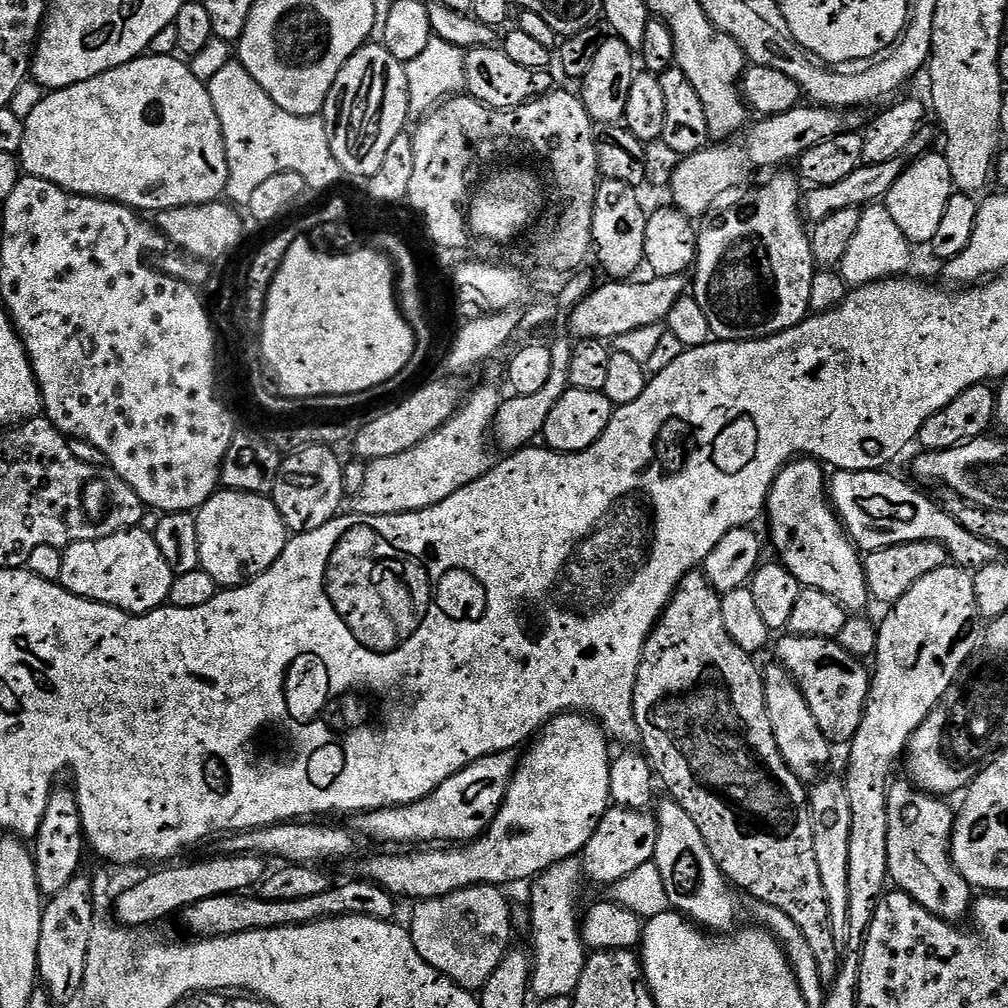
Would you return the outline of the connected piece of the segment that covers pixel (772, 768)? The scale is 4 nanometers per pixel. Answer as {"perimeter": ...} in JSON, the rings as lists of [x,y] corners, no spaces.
{"perimeter":[[[703,571],[688,572],[679,587],[676,588],[676,593],[672,596],[668,607],[665,608],[663,616],[657,620],[656,627],[653,628],[651,635],[644,643],[644,653],[640,659],[640,670],[632,699],[636,721],[640,727],[642,748],[648,759],[652,761],[653,769],[663,791],[665,788],[668,791],[665,793],[675,800],[678,806],[682,806],[682,810],[686,810],[686,814],[690,814],[690,818],[694,818],[694,826],[698,826],[698,830],[702,830],[702,838],[706,838],[706,846],[710,850],[710,854],[714,855],[714,860],[724,876],[739,891],[744,890],[754,897],[757,903],[776,906],[778,910],[785,911],[790,918],[793,918],[805,935],[810,950],[814,953],[821,980],[825,984],[831,984],[836,981],[840,971],[842,952],[834,940],[828,900],[822,884],[816,850],[814,850],[814,826],[808,805],[809,789],[806,787],[805,781],[799,780],[790,770],[790,766],[782,758],[782,750],[778,750],[778,742],[774,738],[774,726],[770,726],[770,714],[766,710],[764,677],[761,669],[759,667],[756,669],[756,664],[752,661],[755,659],[749,653],[743,652],[734,642],[734,638],[730,638],[730,634],[726,630],[726,622],[722,622],[721,599],[721,593],[712,589],[712,584],[704,577]]]}

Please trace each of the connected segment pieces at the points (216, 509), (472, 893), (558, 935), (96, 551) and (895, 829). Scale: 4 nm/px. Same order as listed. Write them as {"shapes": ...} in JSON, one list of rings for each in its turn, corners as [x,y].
{"shapes":[[[[217,490],[195,513],[200,566],[218,586],[239,588],[258,578],[280,557],[290,533],[275,502],[267,495]]],[[[480,884],[477,888],[463,888],[449,896],[439,896],[433,900],[422,900],[415,905],[416,913],[412,916],[410,931],[412,941],[430,966],[438,970],[446,978],[450,978],[458,986],[469,990],[479,990],[496,970],[510,951],[508,943],[512,940],[512,912],[508,909],[508,900],[499,887]]],[[[573,858],[558,862],[547,868],[531,881],[532,887],[532,928],[533,940],[536,942],[534,951],[534,967],[530,992],[537,1001],[553,1000],[554,998],[573,997],[576,988],[582,982],[586,945],[582,939],[582,924],[576,920],[576,903],[580,896],[580,878],[582,880],[582,864]]],[[[143,527],[131,528],[125,532],[114,534],[110,538],[98,538],[90,542],[74,542],[63,549],[62,574],[58,583],[67,592],[81,596],[87,600],[97,600],[99,604],[108,604],[112,608],[120,608],[124,612],[143,614],[162,608],[168,604],[168,595],[172,589],[174,573],[166,566],[166,558],[162,558],[162,550],[158,550],[158,542],[151,531],[144,532]]],[[[893,779],[888,785],[888,875],[891,883],[938,918],[949,922],[967,921],[974,908],[974,889],[952,861],[954,808],[948,805],[951,803],[947,799],[923,792],[911,779],[903,779]]]]}

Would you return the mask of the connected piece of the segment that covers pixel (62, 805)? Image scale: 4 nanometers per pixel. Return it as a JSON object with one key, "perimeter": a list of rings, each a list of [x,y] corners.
{"perimeter":[[[57,787],[48,800],[42,826],[34,838],[38,886],[45,897],[54,897],[66,890],[66,886],[70,886],[72,879],[81,871],[80,863],[84,860],[84,852],[86,853],[86,841],[76,793],[71,787]]]}

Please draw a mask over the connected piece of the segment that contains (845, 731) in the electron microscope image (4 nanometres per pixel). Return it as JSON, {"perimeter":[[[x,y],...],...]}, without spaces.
{"perimeter":[[[784,634],[776,644],[775,659],[784,665],[796,680],[796,685],[802,690],[822,734],[828,736],[833,745],[847,745],[854,738],[858,726],[864,717],[864,706],[868,702],[868,689],[870,687],[870,672],[864,669],[865,661],[859,656],[850,655],[836,640],[823,640],[813,636],[793,636]]]}

